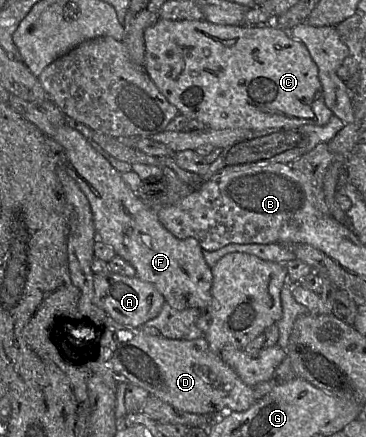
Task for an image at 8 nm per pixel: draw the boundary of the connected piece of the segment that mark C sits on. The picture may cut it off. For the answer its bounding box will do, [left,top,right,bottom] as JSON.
[144,19,334,131]

